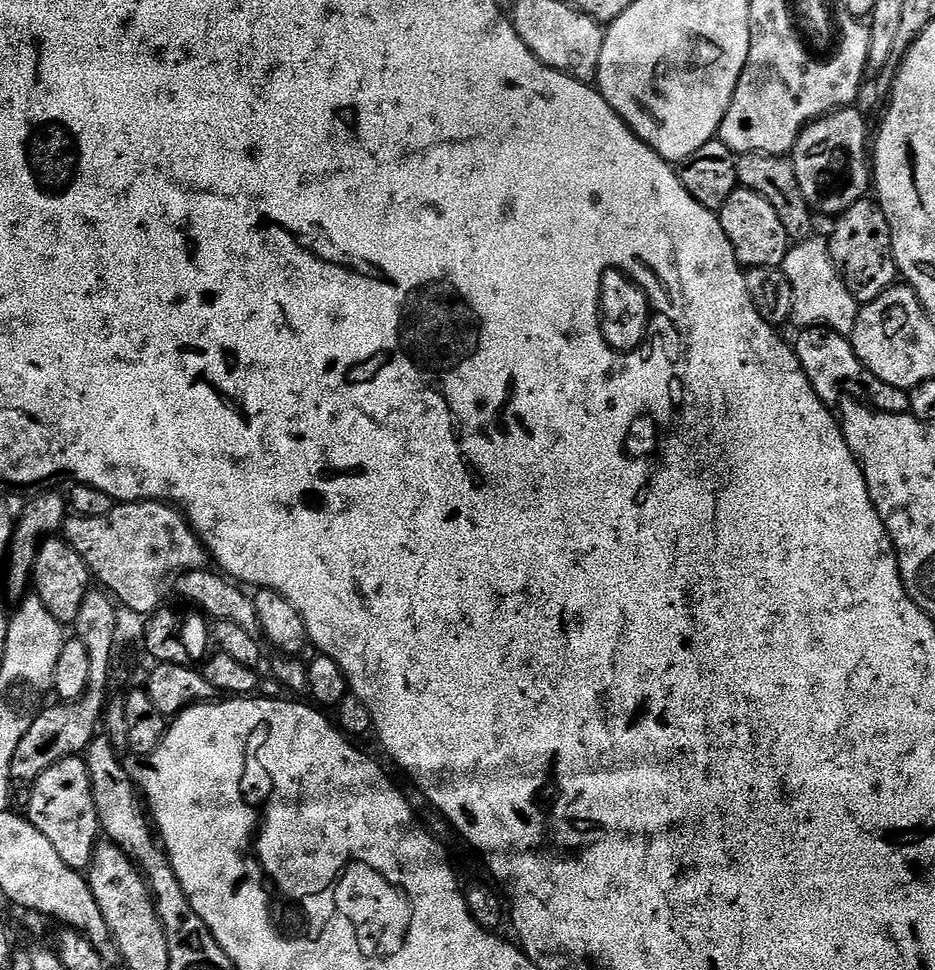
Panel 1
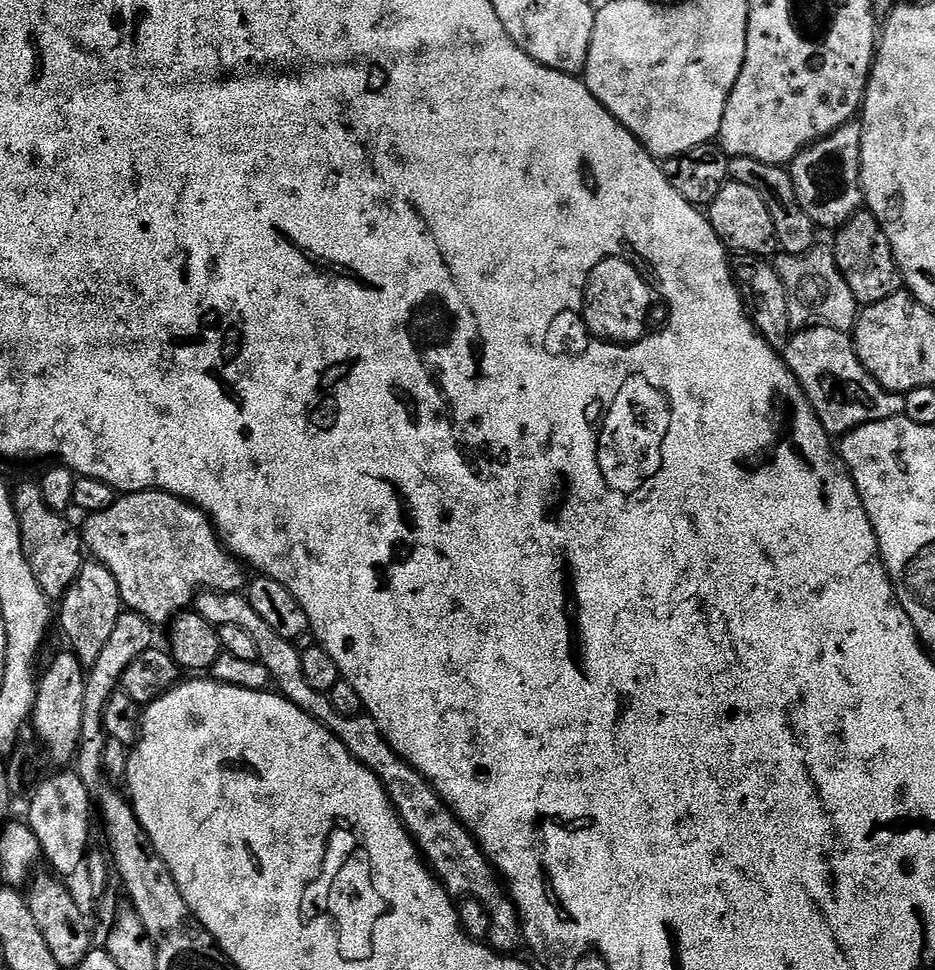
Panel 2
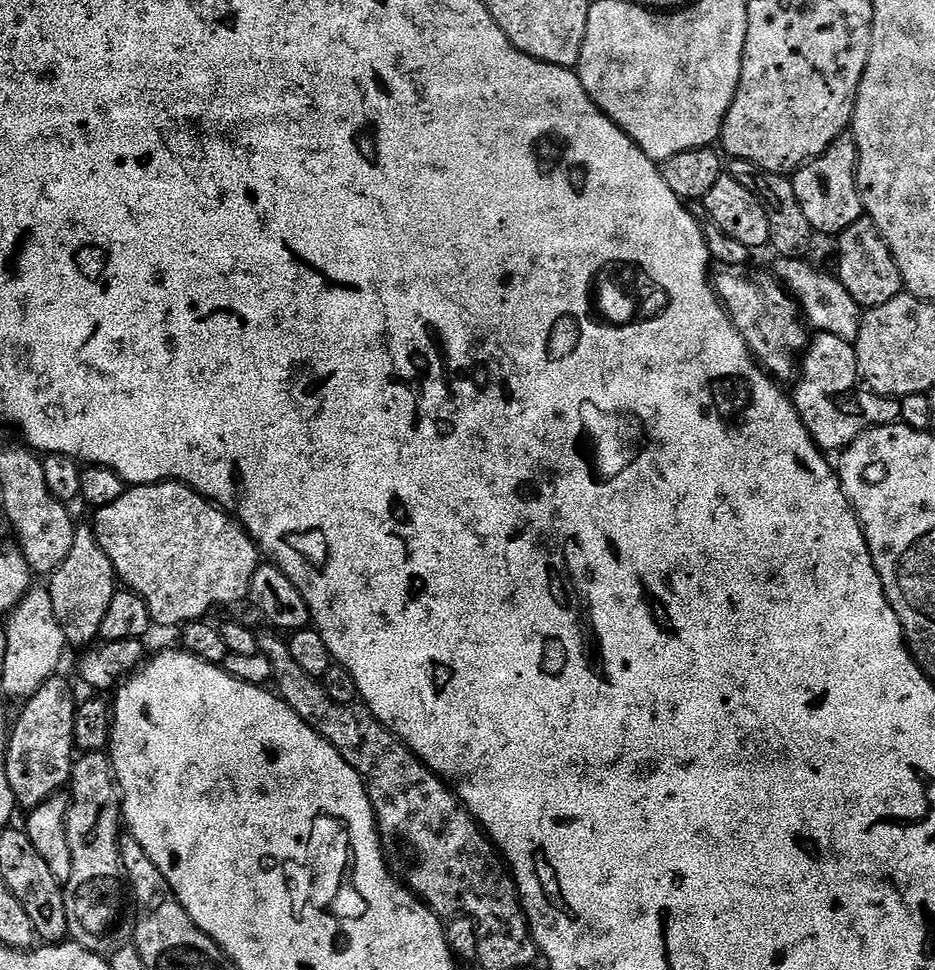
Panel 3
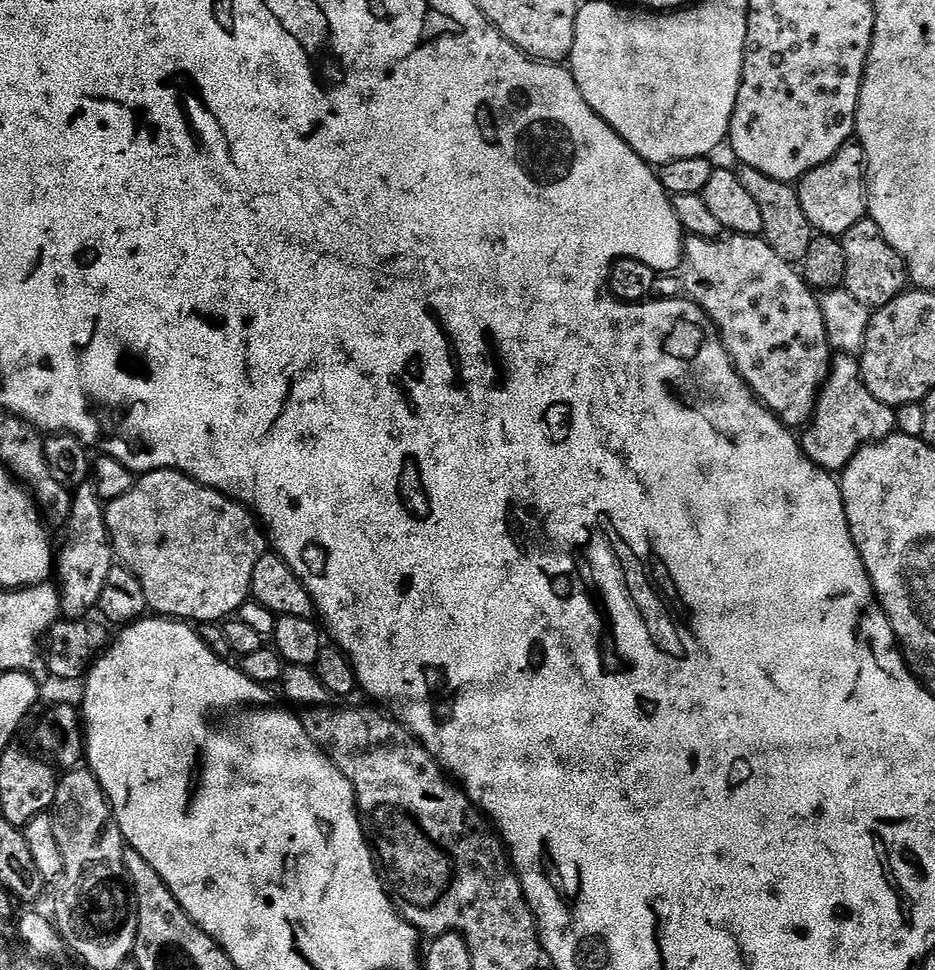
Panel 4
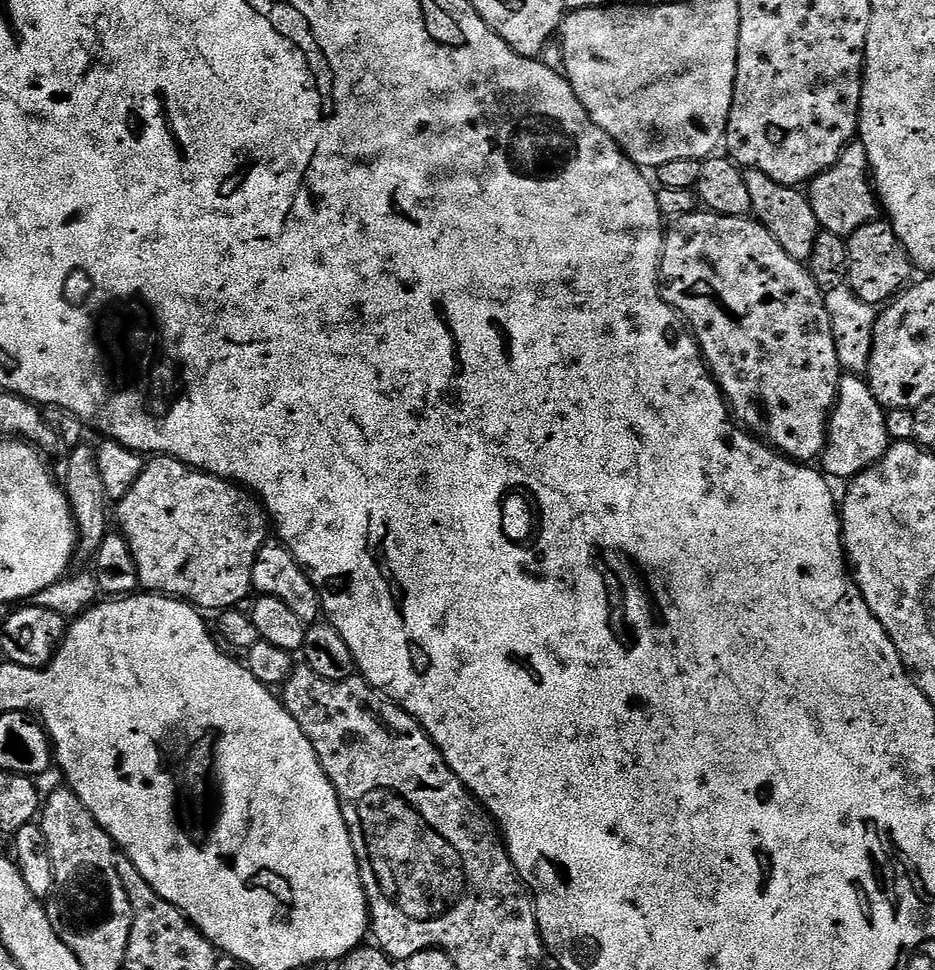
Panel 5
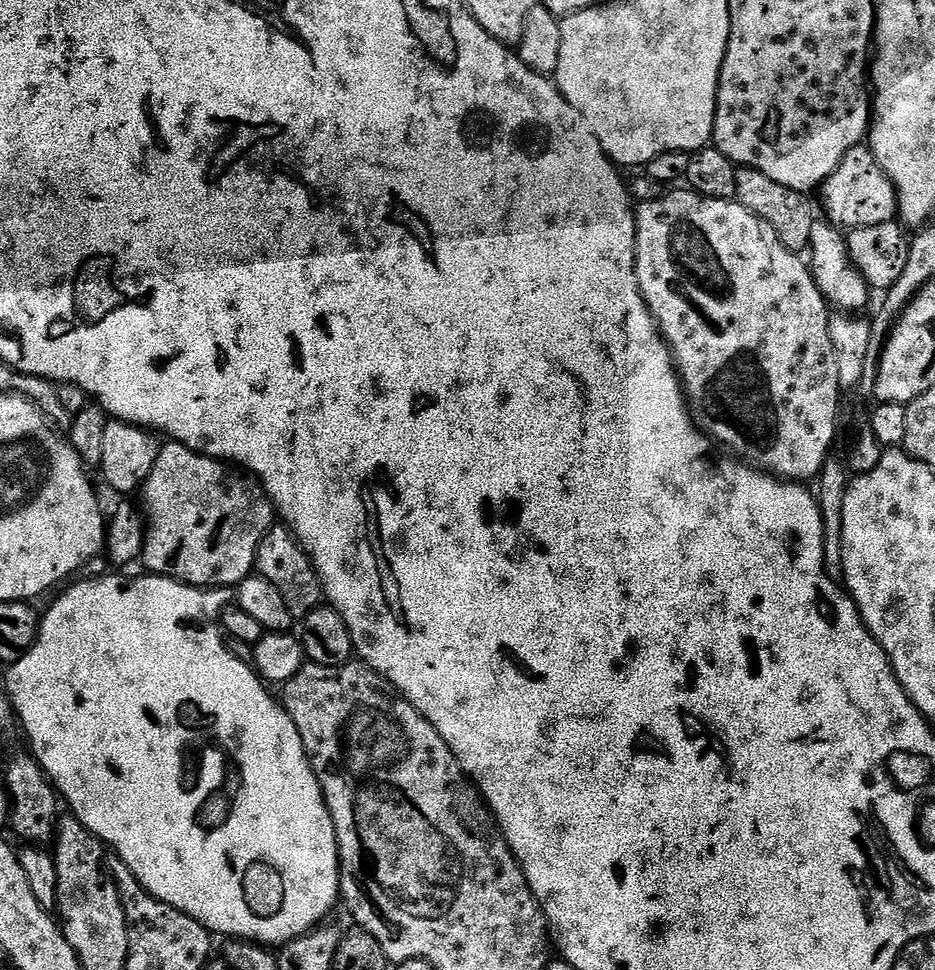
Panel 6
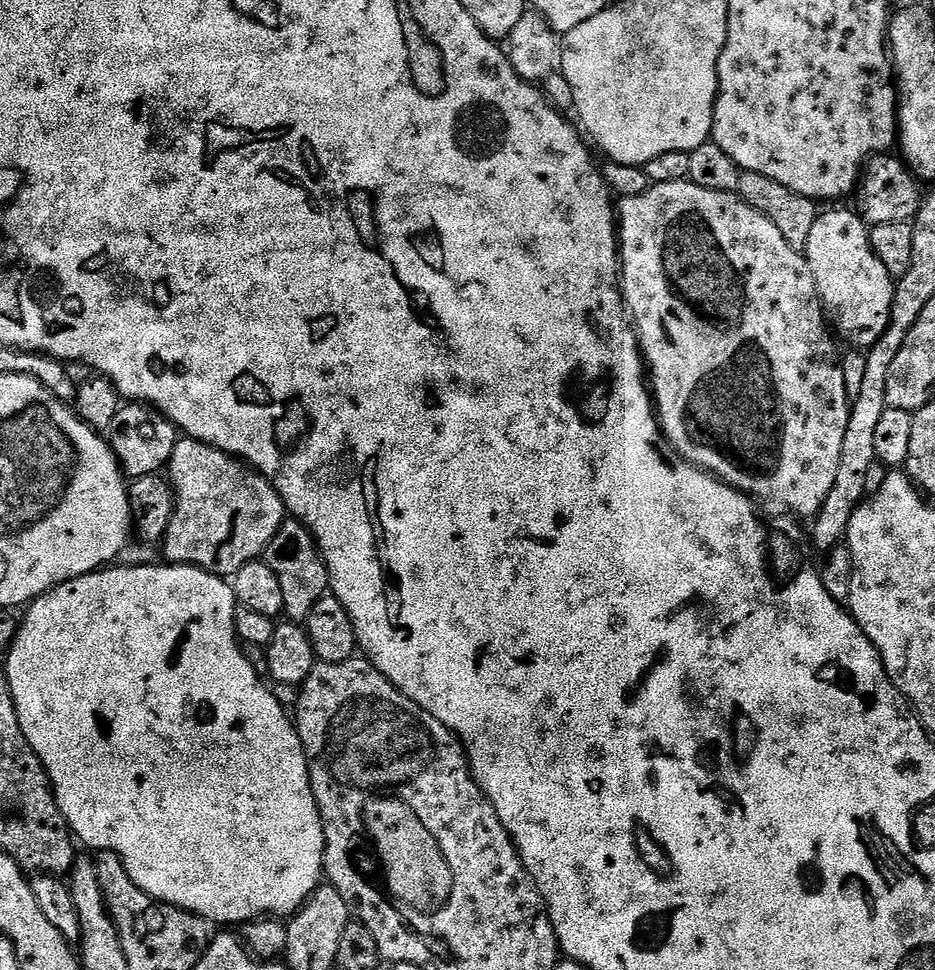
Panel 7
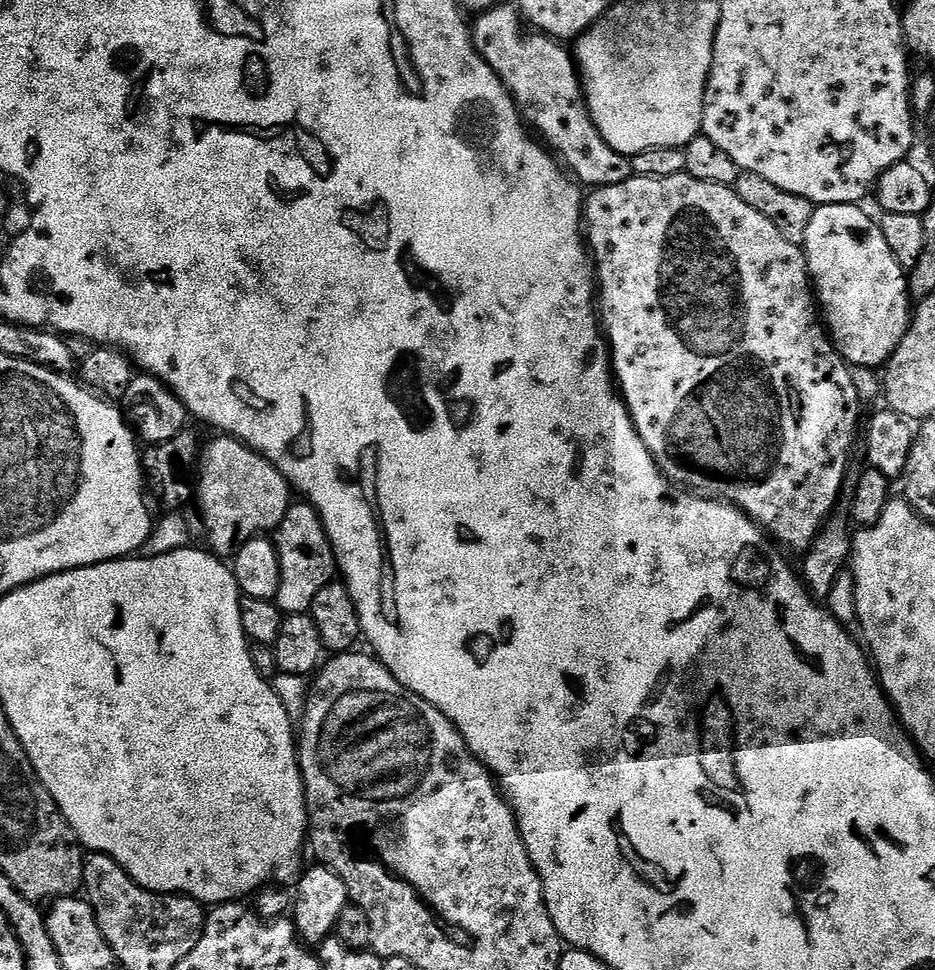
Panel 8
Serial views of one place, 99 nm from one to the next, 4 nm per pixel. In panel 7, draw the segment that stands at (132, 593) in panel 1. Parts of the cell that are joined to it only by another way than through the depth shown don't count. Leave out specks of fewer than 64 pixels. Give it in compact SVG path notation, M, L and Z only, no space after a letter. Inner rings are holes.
M177 439L166 475L172 482L176 497L170 526L162 541L163 559L169 564L190 564L216 576L231 578L246 562L263 557L268 543L274 534L278 534L278 526L282 526L286 518L286 509L278 490L274 490L262 473L237 457L203 444L201 440Z

